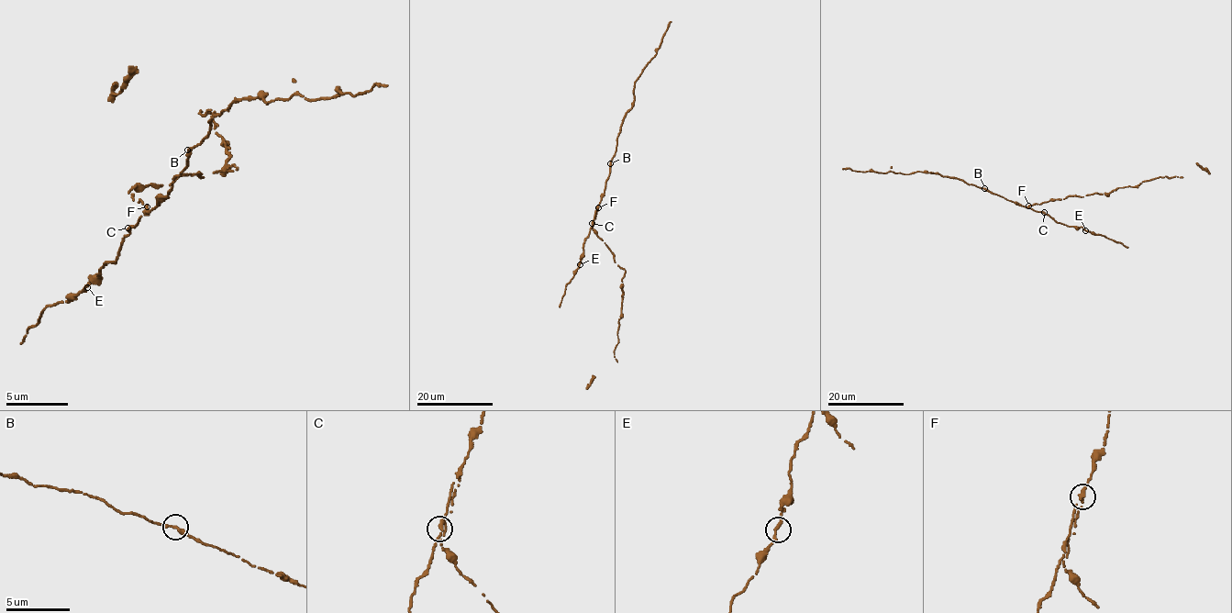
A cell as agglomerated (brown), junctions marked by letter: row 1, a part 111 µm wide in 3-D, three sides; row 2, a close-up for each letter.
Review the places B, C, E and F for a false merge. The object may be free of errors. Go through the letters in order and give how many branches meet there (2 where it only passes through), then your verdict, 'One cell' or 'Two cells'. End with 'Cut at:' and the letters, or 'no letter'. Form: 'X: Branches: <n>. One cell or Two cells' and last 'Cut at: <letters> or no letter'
B: Branches: 2. One cell
C: Branches: 2. One cell
E: Branches: 2. One cell
F: Branches: 2. Two cells
Cut at: F

